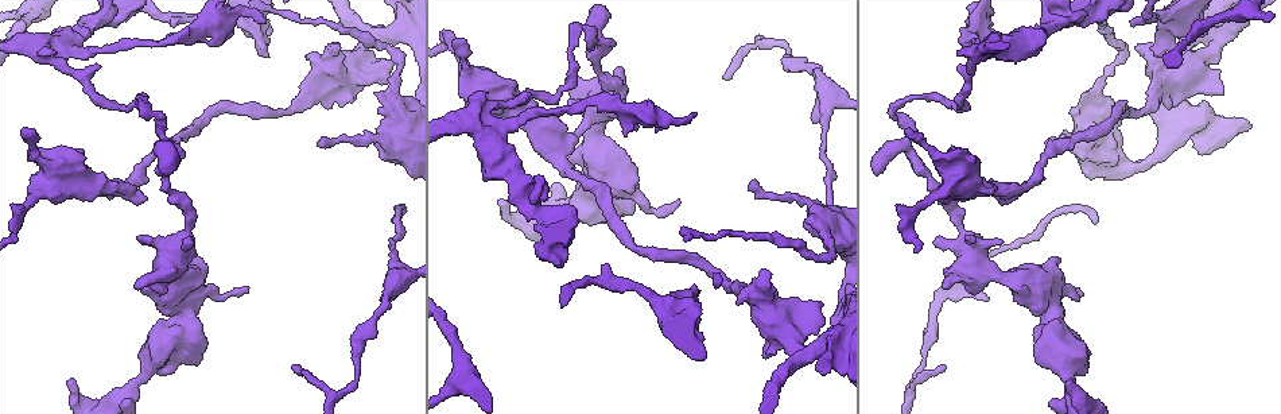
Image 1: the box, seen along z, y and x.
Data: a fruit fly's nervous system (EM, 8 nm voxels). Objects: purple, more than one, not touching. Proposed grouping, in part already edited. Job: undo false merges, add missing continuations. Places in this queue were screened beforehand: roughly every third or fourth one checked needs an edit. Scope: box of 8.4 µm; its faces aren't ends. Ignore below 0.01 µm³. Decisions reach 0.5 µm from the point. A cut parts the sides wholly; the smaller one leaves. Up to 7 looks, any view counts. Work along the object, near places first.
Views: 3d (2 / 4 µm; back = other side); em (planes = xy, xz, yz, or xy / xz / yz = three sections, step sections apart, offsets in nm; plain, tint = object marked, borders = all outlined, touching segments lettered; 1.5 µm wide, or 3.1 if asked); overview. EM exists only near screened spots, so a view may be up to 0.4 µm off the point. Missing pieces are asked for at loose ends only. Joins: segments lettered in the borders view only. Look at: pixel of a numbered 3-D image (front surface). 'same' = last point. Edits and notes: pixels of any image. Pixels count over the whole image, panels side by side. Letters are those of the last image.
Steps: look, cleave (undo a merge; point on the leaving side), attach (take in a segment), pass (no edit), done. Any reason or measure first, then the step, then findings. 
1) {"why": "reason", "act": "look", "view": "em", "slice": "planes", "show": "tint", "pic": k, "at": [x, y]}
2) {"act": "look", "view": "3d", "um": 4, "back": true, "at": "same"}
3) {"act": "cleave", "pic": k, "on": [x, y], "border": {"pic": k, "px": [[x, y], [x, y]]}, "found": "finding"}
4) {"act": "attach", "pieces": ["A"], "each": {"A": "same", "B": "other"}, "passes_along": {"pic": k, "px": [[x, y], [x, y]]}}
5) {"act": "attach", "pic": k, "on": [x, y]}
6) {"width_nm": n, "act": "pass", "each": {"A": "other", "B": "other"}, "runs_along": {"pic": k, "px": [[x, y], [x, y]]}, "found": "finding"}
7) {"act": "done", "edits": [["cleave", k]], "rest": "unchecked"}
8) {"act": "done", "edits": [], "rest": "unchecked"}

{"why": "free end", "act": "look", "view": "em", "slice": "planes", "show": "borders", "pic": 1, "at": [812, 120]}

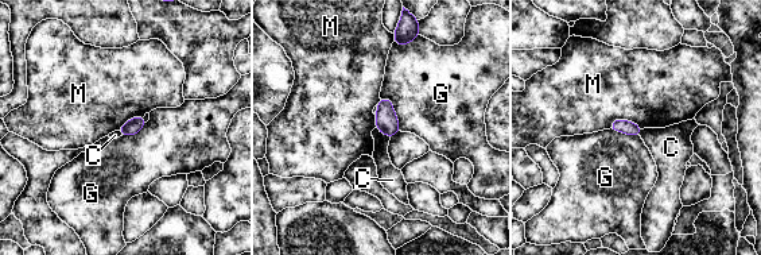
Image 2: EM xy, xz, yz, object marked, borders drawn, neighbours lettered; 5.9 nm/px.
{"act": "pass", "each": {"C": "other", "G": "other", "M": "other"}, "border": {"pic": 2, "px": [[376, 127], [389, 138]]}, "found": "no lettered segment goes on from it"}

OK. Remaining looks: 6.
{"why": "an open end", "act": "look", "view": "em", "slice": "xy", "step": 4, "show": "tint", "pic": 1, "at": [627, 133]}

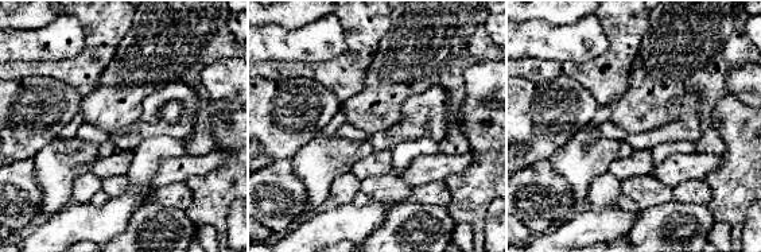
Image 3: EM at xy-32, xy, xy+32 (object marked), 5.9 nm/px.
{"act": "look", "view": "em", "slice": "xz", "step": 4, "show": "borders", "at": "same"}

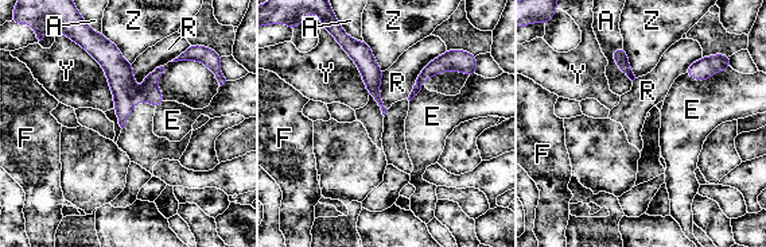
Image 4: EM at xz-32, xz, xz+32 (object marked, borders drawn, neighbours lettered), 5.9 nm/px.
{"act": "pass", "each": {"A": "other", "E": "other", "F": "other", "R": "other", "Y": "other", "Z": "other"}, "border": {"pic": 4, "px": [[72, 41], [101, 66], [115, 107]]}, "found": "no lettered segment goes on from it"}

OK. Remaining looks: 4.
{"act": "look", "view": "3d", "um": 4, "pic": 1, "at": [499, 85]}

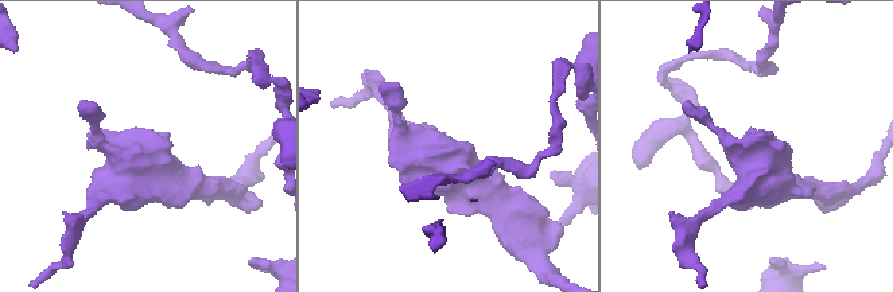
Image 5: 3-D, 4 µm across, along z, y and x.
{"act": "look", "view": "em", "slice": "xy", "step": 4, "show": "tint", "pic": 5, "at": [753, 132]}

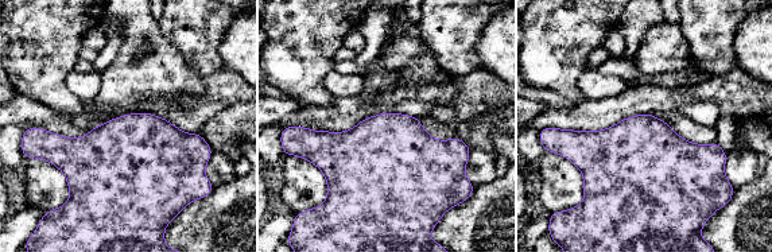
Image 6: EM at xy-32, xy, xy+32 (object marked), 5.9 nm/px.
{"why": "another direction", "act": "look", "view": "em", "slice": "planes", "show": "borders", "at": "same"}

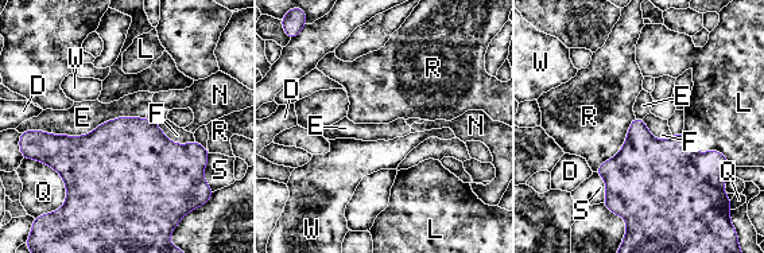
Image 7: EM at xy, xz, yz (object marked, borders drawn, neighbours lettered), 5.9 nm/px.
{"act": "pass", "each": {"D": "other", "E": "other", "F": "other", "L": "other", "N": "other", "Q": "other", "R": "other", "S": "other", "W": "other"}, "border": {"pic": 7, "px": [[155, 121], [175, 143], [194, 139]]}, "found": "no lettered segment goes on from it"}

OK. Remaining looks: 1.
{"act": "done", "edits": [], "rest": "unchecked"}

